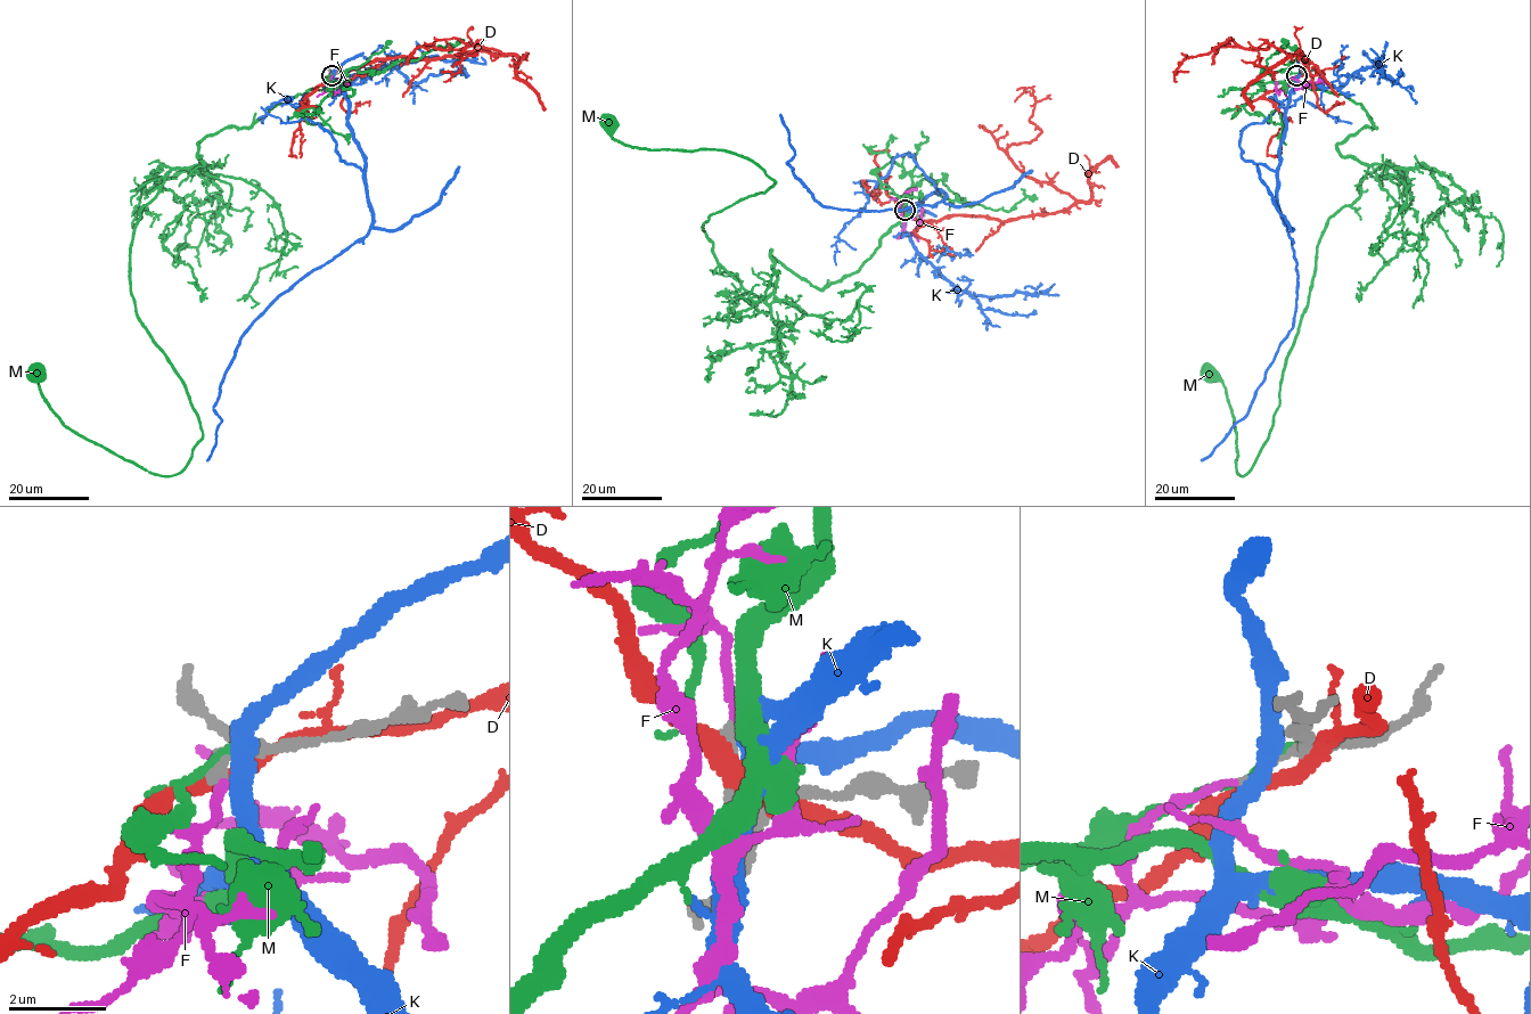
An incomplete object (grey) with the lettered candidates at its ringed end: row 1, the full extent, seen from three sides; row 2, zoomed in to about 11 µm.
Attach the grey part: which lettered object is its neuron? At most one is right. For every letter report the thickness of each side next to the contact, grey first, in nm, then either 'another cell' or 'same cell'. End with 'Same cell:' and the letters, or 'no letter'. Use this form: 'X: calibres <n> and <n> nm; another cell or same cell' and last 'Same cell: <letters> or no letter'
D: calibres 260 and 340 nm; another cell
F: calibres 240 and 160 nm; same cell
K: calibres 320 and 400 nm; another cell
M: calibres 280 and 190 nm; another cell
Same cell: F

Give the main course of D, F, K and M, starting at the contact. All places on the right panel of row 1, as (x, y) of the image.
D: (1300, 75), (1308, 70), (1300, 51), (1245, 49), (1229, 38), (1173, 73), (1188, 72)
F: (1296, 76), (1288, 81), (1290, 86), (1317, 87), (1323, 79), (1294, 89)
K: (1300, 75), (1291, 93), (1279, 147), (1277, 203), (1296, 260), (1293, 326), (1257, 391), (1249, 410), (1201, 460)
M: (1300, 73), (1275, 83), (1361, 106), (1376, 128), (1337, 150), (1384, 168), (1325, 227), (1244, 475), (1206, 375)

